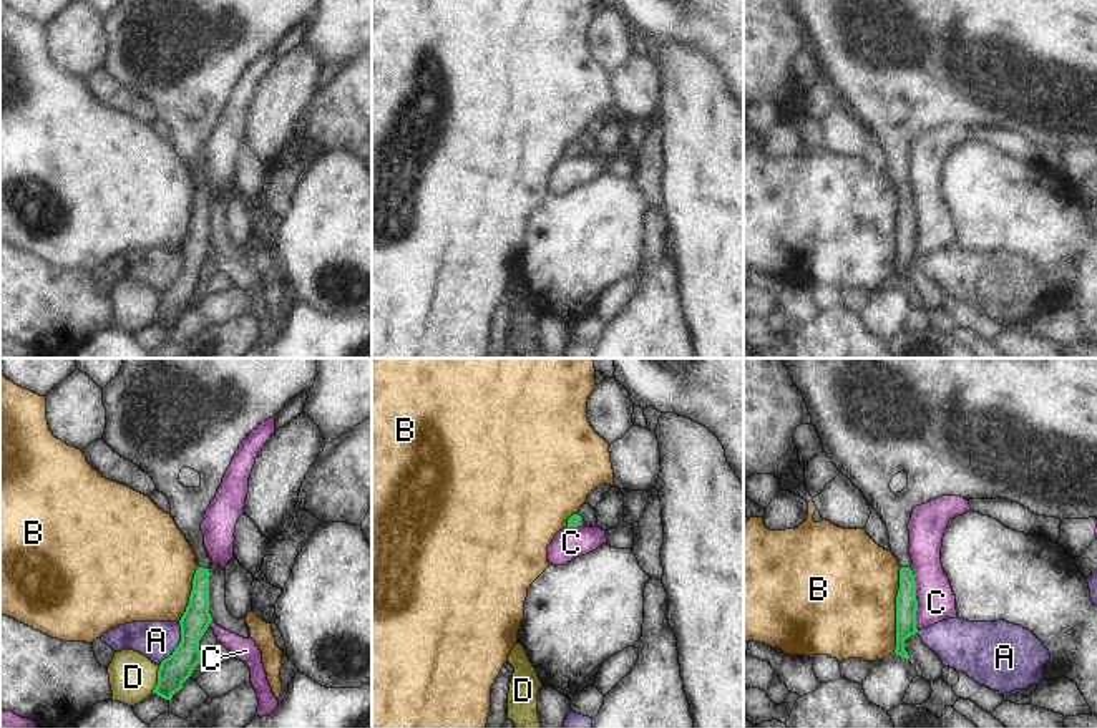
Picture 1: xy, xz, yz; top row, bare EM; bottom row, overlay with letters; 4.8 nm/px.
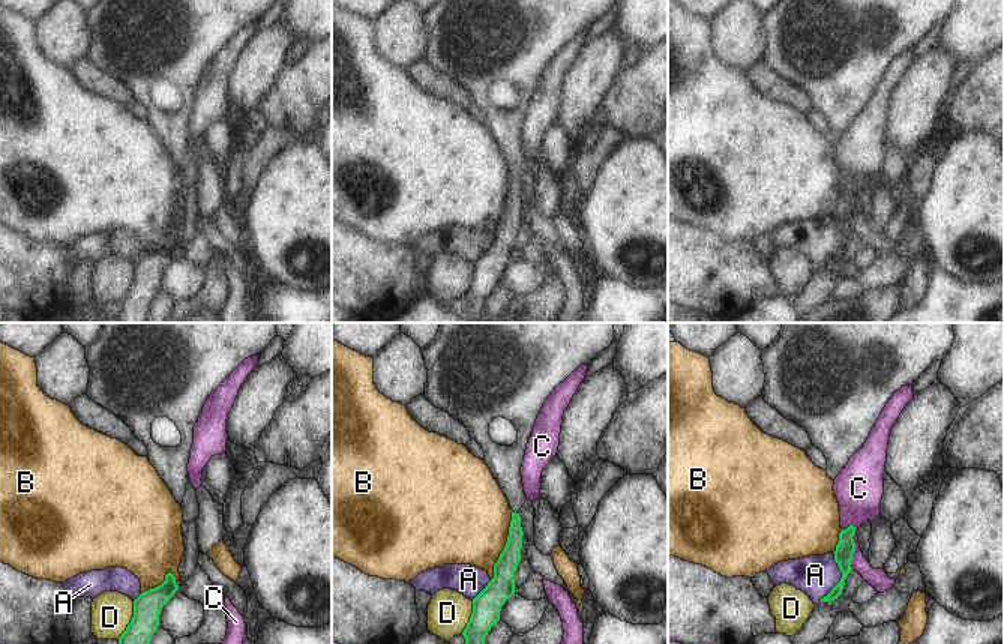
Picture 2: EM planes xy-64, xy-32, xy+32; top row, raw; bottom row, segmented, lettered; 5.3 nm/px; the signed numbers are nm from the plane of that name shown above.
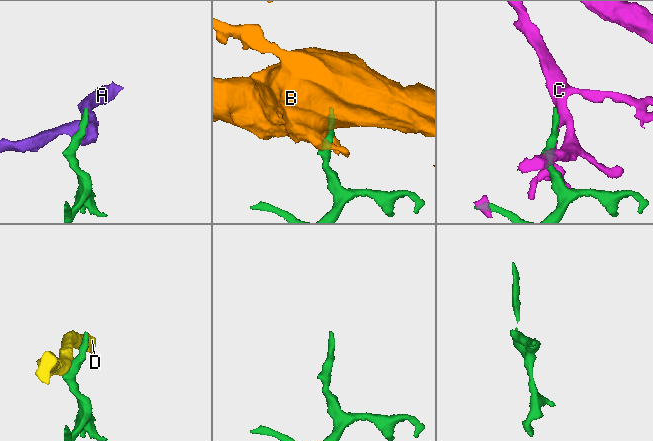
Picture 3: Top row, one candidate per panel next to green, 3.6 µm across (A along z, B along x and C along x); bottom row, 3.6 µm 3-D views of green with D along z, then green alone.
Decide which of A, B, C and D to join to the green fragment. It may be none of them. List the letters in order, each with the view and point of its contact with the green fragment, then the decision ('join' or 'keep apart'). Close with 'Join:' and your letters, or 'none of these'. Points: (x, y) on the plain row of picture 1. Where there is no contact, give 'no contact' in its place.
A: xy (180, 272) | keep apart
B: yz (897, 237) | keep apart
C: yz (915, 228) | keep apart
D: xy (158, 307) | keep apart
Join: none of these

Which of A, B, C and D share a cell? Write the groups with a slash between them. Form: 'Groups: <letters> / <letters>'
Groups: A / B / C / D

